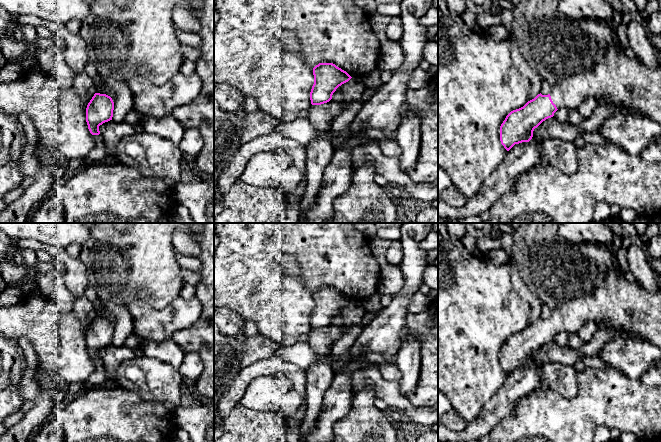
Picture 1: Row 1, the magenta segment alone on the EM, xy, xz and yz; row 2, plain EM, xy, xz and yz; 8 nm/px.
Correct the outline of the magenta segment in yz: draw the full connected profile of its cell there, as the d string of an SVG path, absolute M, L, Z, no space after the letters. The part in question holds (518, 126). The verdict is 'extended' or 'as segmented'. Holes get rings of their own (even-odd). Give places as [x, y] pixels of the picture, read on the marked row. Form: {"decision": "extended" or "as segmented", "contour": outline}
{"decision": "extended", "contour": "M509 0L512 5L513 22L517 25L512 29L512 35L516 38L518 49L523 55L527 63L535 69L551 86L551 92L548 95L538 94L534 99L528 101L523 107L511 111L500 126L500 141L504 148L509 151L515 144L522 142L529 142L533 137L533 131L543 121L554 116L554 113L558 109L568 108L577 109L580 104L587 98L594 98L598 101L614 104L616 106L624 107L629 110L630 113L638 114L653 121L656 121L661 125L661 57L659 65L656 68L648 67L639 57L627 57L623 53L620 53L613 42L612 31L608 27L604 19L572 19L562 15L558 11L558 0Z"}

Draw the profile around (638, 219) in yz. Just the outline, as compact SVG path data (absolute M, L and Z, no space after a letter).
M639 216L631 222L624 222L620 217L609 217L599 223L652 223L652 221L646 217Z

